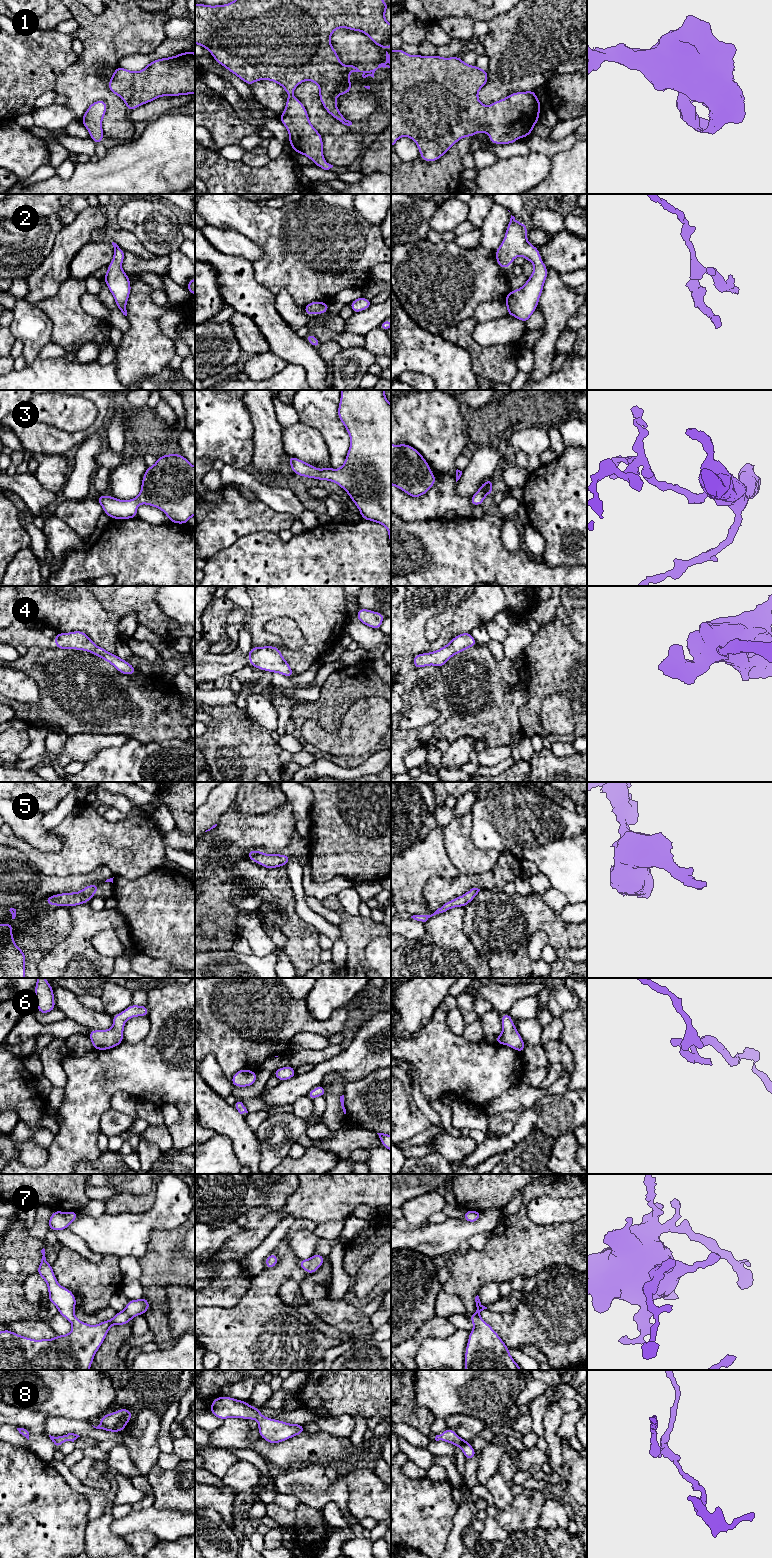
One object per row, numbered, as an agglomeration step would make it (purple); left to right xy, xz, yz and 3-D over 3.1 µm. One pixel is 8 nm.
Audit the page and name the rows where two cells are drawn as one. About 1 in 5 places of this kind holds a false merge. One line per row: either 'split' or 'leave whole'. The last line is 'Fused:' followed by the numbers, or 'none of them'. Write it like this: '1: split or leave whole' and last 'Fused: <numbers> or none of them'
1: leave whole
2: leave whole
3: leave whole
4: leave whole
5: leave whole
6: leave whole
7: leave whole
8: leave whole
Fused: none of them

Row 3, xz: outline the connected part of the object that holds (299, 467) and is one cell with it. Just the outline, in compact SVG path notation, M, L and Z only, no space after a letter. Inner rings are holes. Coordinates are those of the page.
M341 390L338 418L350 436L350 447L344 464L337 470L332 467L317 469L309 463L289 456L290 467L295 475L338 484L358 507L364 520L374 521L387 528L391 545L391 404L386 399L385 390Z

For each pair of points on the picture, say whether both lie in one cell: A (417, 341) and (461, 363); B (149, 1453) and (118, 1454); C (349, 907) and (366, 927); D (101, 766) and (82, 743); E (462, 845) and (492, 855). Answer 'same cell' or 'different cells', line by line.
A: same cell
B: different cells
C: different cells
D: different cells
E: same cell

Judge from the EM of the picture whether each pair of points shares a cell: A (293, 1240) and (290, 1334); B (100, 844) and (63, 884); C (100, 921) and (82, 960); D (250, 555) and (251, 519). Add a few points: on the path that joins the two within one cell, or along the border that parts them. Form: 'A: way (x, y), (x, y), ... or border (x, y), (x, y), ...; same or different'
A: border (284, 1237), (287, 1245), (299, 1259); different
B: border (94, 869), (87, 873), (65, 876), (47, 875); different
C: way (90, 930), (82, 938), (82, 950); same
D: border (275, 533), (251, 532), (241, 536), (231, 546); different

